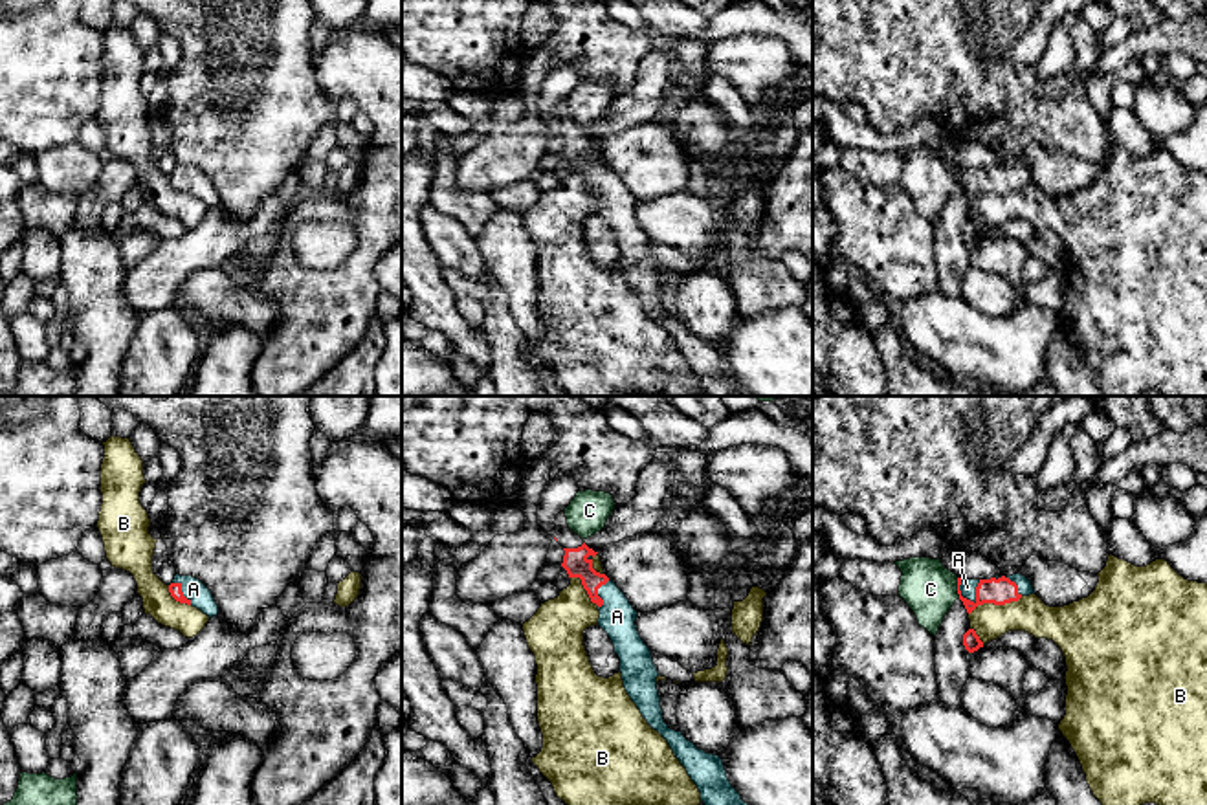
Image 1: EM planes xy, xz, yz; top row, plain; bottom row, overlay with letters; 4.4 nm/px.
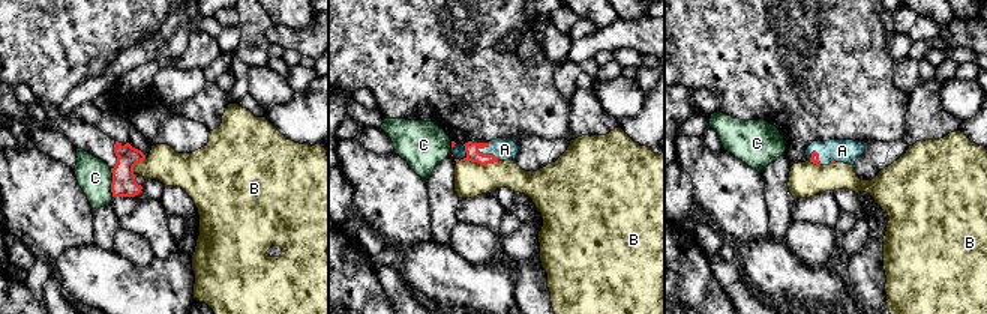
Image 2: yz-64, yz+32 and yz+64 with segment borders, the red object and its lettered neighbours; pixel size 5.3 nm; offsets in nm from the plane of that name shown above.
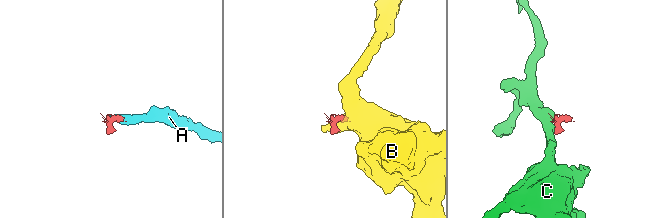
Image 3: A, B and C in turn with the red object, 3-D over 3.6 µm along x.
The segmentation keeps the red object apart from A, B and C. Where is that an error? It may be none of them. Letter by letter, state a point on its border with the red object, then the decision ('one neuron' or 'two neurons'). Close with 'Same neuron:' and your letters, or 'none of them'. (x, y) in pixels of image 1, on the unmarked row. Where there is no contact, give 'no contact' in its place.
A: yz (976, 186) | one neuron
B: yz (995, 193) | two neurons
C: yz (958, 176) | two neurons
Same neuron: A

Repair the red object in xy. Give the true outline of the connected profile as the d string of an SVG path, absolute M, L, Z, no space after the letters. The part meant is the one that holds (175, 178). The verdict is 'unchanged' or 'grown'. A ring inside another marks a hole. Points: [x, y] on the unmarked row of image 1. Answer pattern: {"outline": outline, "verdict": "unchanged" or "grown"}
{"outline": "M176 163L172 172L169 174L169 182L176 191L193 194L209 207L218 204L218 194L211 180L193 165Z", "verdict": "grown"}

